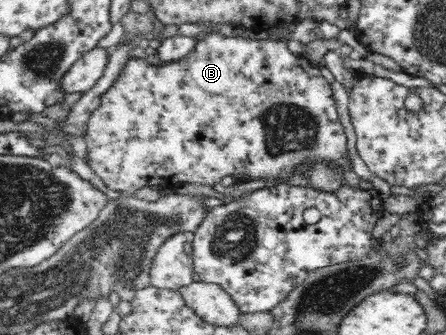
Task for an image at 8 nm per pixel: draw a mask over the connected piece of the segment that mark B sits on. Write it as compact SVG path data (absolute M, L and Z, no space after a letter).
M216 33L199 35L196 49L186 57L159 65L152 65L144 59L131 59L124 65L121 75L113 82L113 85L100 95L100 104L89 117L84 131L84 139L87 145L86 163L103 178L107 187L115 191L123 191L125 195L131 195L135 190L145 186L163 186L168 188L175 183L196 183L199 185L213 186L219 183L223 177L234 177L240 182L249 181L273 181L283 183L289 177L303 175L307 177L306 187L310 187L321 193L335 195L347 184L347 171L351 171L351 153L347 147L347 136L338 113L338 101L333 97L329 82L323 78L320 68L313 67L301 56L291 53L291 49L285 42L273 39L249 40L245 36L223 37Z

